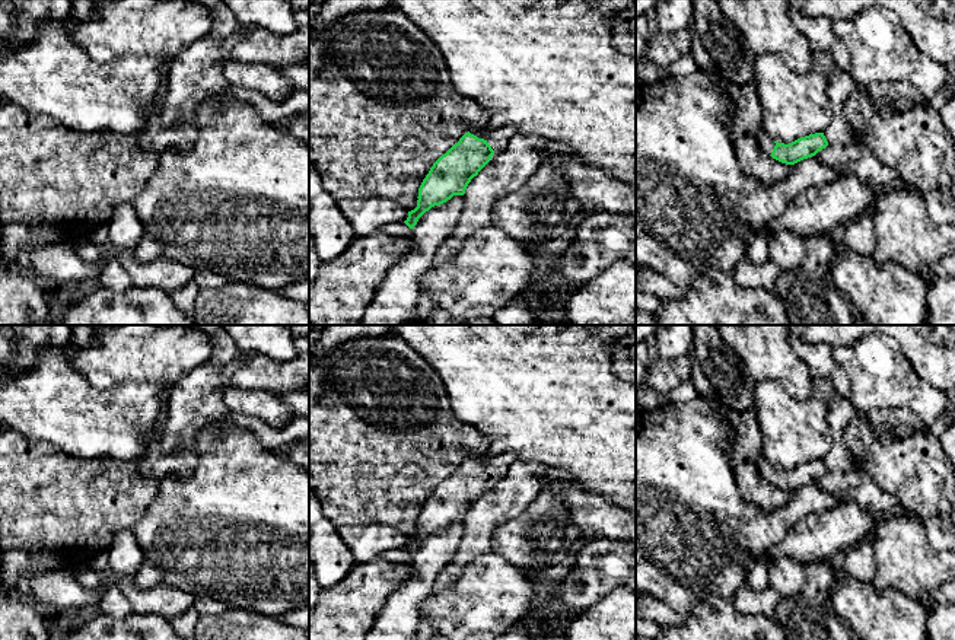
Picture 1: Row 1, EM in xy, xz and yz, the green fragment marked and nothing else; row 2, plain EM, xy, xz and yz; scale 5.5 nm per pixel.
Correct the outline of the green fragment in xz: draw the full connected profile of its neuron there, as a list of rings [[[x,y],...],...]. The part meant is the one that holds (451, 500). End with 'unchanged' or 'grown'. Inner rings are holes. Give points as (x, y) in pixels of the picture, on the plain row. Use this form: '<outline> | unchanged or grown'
[[[483,453],[465,459],[430,494],[418,515],[417,534],[408,538],[404,548],[414,555],[418,545],[434,532],[440,532],[453,522],[464,522],[468,510],[490,488],[496,478],[503,478],[518,462],[513,453],[491,456]]] | grown

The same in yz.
[[[763,453],[757,458],[757,467],[765,480],[786,491],[795,491],[803,485],[812,484],[828,472],[824,459],[809,461],[784,471],[774,468]]] | grown

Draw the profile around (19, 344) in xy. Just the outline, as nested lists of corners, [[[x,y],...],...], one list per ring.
[[[0,325],[0,378],[32,369],[41,348],[67,348],[70,325]]]

